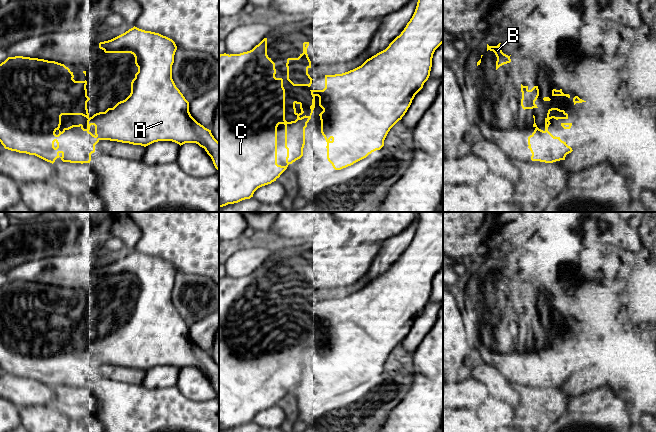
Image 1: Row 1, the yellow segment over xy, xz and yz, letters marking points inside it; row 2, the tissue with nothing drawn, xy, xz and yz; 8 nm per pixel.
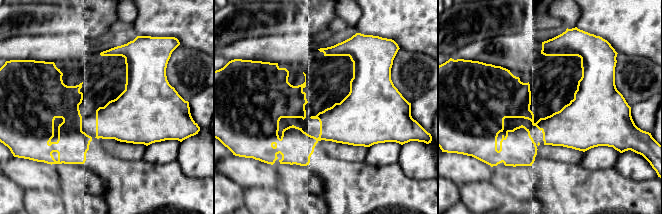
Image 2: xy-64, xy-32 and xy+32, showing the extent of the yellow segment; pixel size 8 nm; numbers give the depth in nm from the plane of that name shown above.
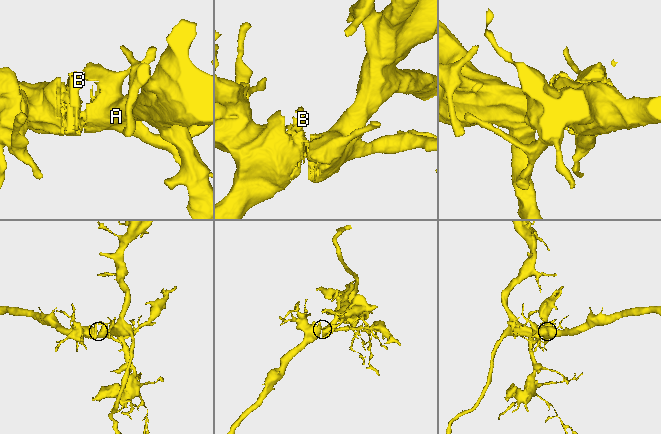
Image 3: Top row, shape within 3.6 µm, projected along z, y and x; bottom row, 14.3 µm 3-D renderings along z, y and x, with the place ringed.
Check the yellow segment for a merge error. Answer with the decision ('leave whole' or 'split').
leave whole

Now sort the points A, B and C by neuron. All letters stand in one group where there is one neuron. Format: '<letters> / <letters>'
A B C

